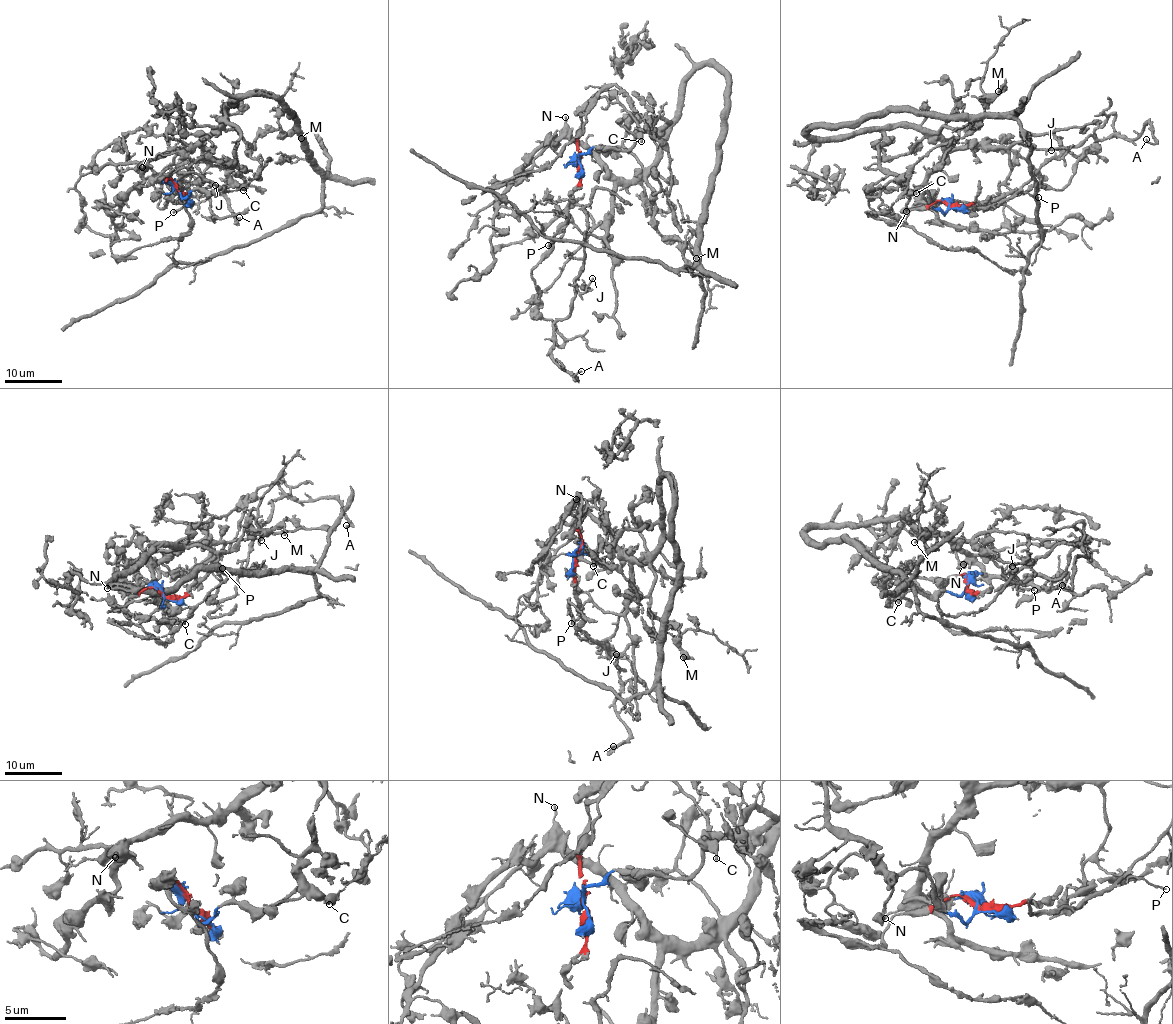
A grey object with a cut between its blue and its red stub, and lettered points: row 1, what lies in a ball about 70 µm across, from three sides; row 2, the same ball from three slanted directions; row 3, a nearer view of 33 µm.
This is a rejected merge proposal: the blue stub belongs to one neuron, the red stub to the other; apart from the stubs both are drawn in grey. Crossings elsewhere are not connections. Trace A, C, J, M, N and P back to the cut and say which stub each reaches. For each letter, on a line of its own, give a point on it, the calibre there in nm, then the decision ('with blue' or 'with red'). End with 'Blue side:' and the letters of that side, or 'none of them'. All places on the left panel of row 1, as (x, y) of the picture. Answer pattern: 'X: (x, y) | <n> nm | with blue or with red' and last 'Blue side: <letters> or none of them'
A: (239, 217) | 110 nm | with red
C: (243, 190) | 170 nm | with blue
J: (215, 185) | 100 nm | with red
M: (301, 138) | 110 nm | with blue
N: (142, 167) | 160 nm | with blue
P: (173, 212) | 130 nm | with blue
Blue side: C, M, N, P

